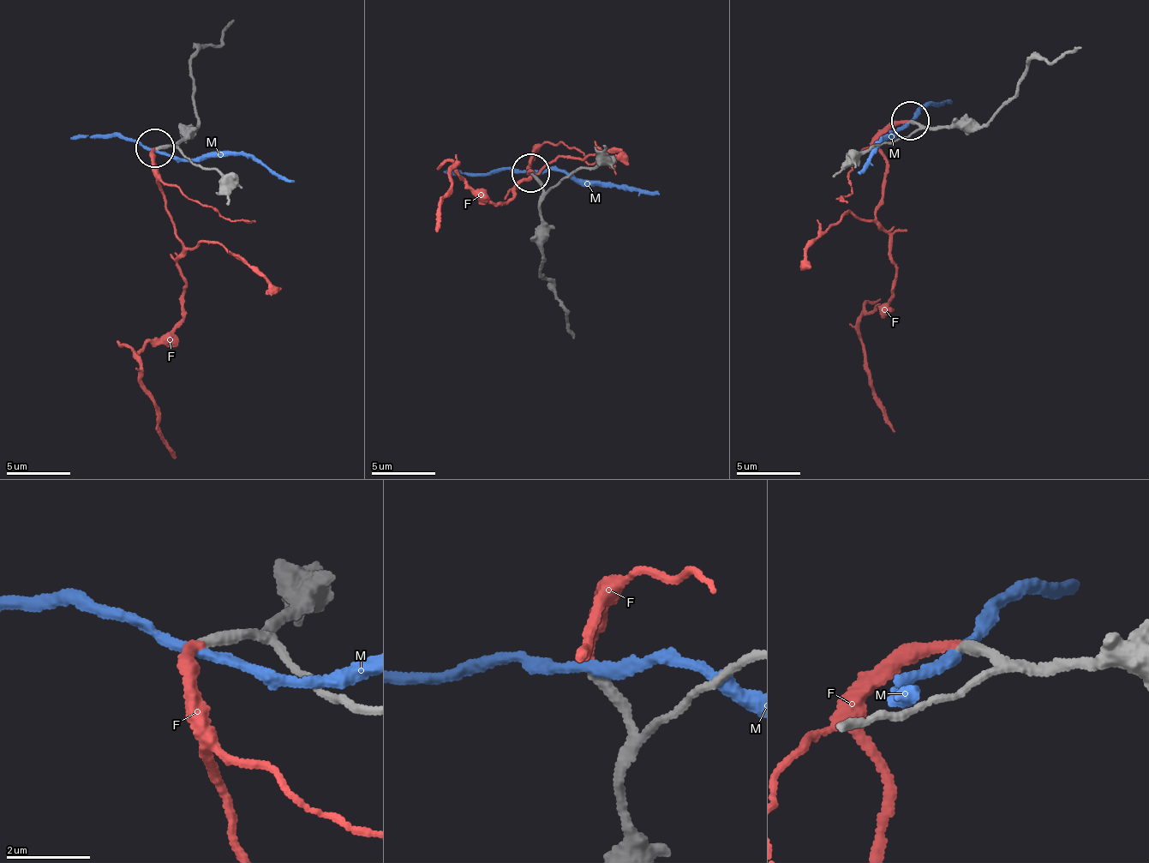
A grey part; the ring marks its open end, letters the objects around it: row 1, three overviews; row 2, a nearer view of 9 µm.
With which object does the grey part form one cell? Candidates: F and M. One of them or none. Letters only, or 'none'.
F

